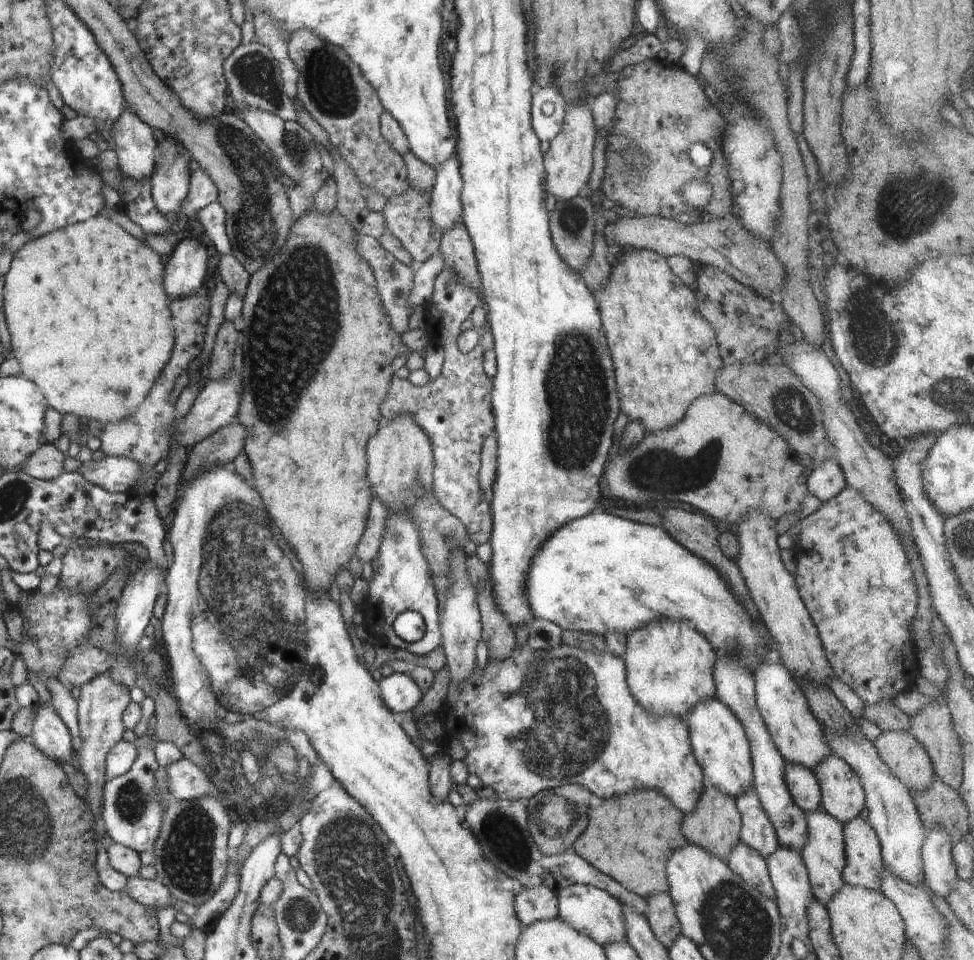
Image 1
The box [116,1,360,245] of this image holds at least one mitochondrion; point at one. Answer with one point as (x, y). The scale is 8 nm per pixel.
(255, 74)

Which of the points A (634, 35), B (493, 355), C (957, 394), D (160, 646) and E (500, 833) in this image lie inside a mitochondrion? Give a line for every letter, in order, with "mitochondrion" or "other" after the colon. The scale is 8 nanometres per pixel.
A: other
B: other
C: mitochondrion
D: other
E: mitochondrion

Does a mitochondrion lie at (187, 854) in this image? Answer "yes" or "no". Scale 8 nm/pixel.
yes

